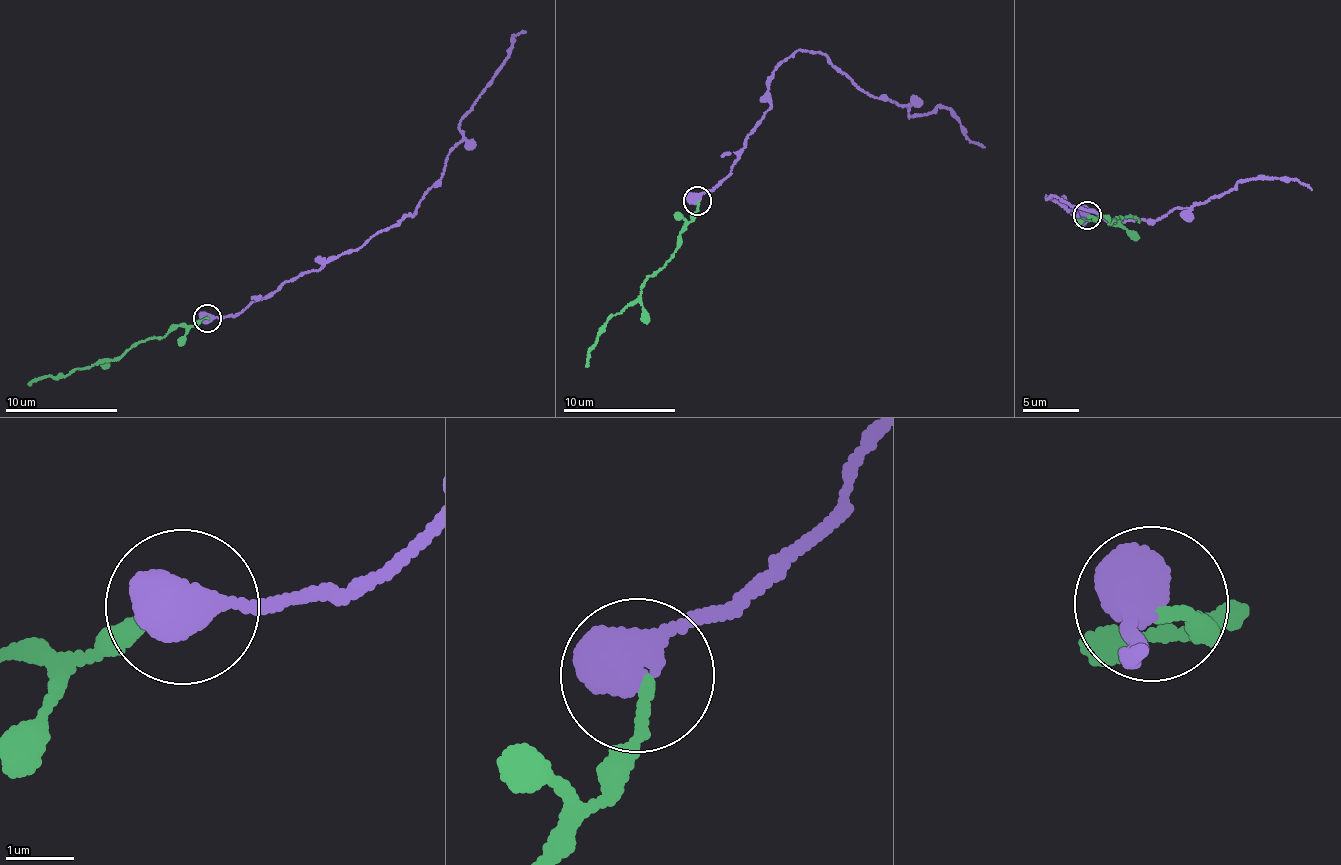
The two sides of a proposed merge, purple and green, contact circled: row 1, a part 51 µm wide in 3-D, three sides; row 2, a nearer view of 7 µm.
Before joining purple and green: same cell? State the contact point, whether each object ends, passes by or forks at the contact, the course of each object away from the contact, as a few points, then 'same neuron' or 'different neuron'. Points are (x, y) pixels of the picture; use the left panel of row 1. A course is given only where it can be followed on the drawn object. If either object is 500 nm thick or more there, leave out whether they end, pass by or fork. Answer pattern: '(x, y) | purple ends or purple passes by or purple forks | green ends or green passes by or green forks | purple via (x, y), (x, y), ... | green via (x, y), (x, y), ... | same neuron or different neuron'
(207, 318) | purple via (207, 317), (240, 313), (417, 209), (509, 38), (525, 32) | green via (207, 320), (205, 317), (160, 337), (132, 343), (121, 355), (104, 363), (50, 374), (29, 386) | same neuron

